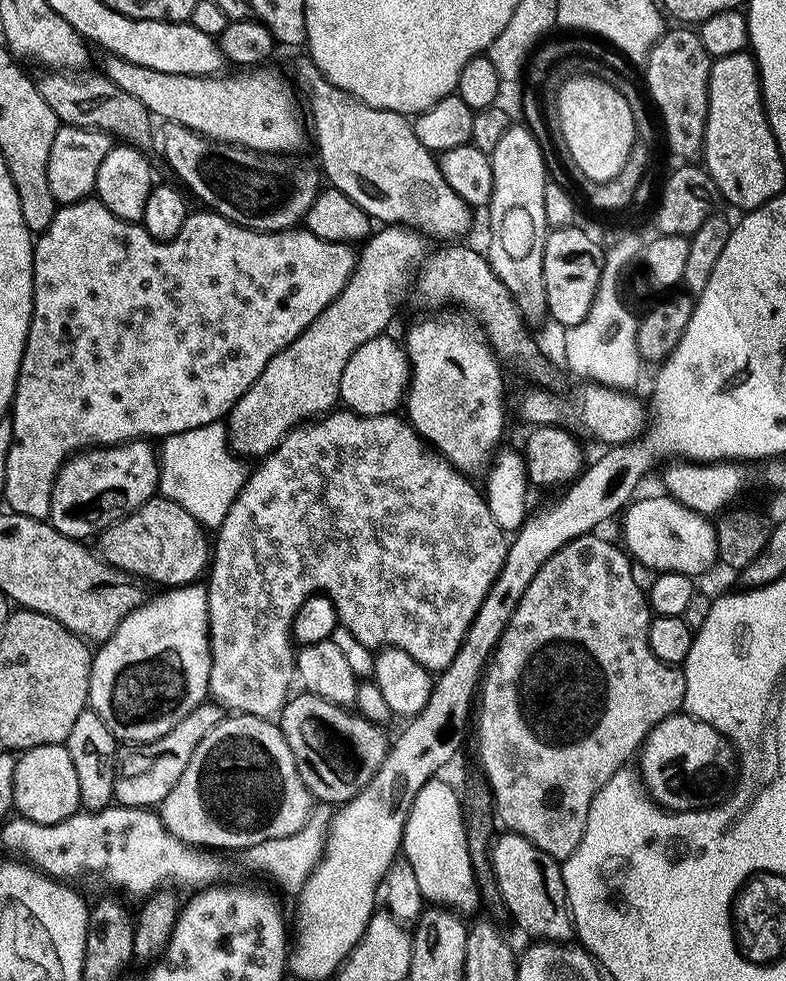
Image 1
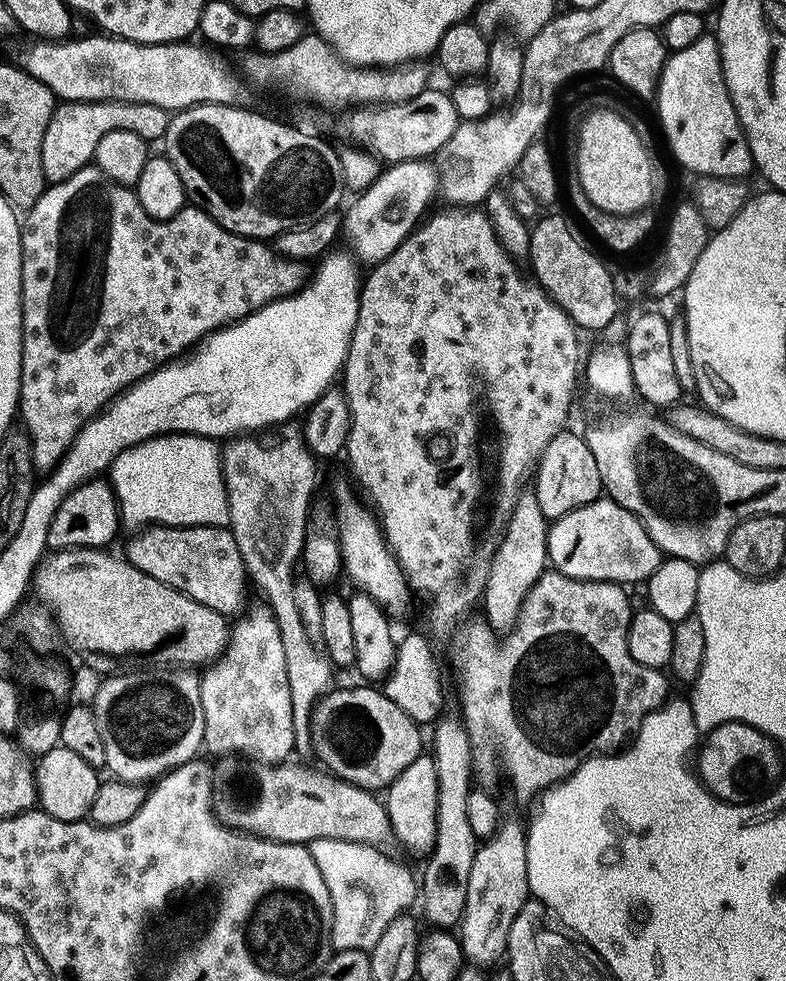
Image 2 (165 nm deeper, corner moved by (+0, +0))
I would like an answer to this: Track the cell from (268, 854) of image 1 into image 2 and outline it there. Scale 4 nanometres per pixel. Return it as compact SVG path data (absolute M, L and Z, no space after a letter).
M342 839L312 840L308 849L331 898L332 924L328 942L333 951L371 951L386 926L417 901L415 875L388 858L383 849Z

